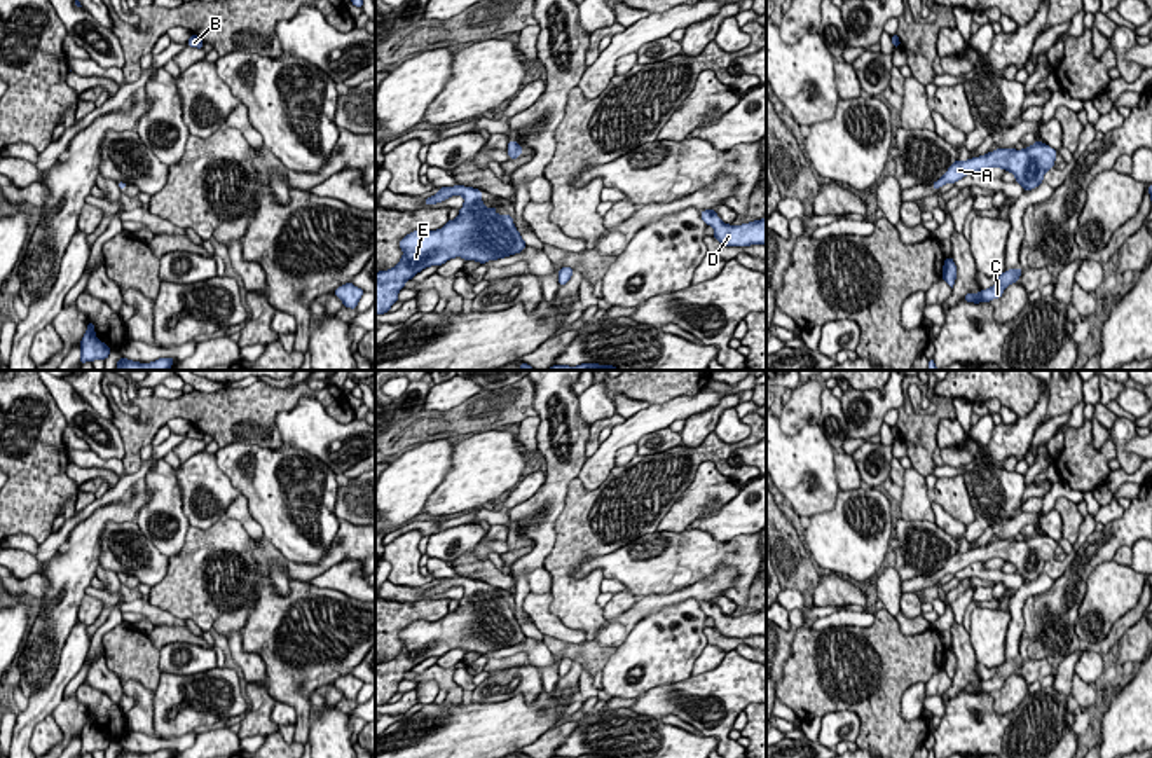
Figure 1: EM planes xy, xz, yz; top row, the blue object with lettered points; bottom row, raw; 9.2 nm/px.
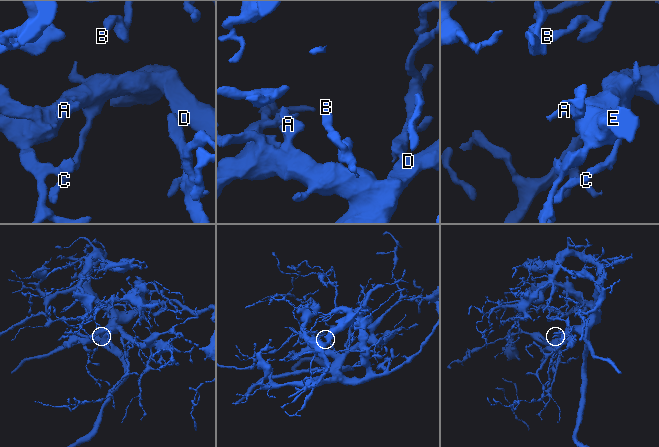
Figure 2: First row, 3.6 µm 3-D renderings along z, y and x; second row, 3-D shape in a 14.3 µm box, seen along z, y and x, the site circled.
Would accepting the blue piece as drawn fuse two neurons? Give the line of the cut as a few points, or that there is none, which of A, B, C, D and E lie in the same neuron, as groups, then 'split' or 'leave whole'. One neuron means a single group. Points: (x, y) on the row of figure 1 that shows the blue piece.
cut none; groups A B C D E; leave whole

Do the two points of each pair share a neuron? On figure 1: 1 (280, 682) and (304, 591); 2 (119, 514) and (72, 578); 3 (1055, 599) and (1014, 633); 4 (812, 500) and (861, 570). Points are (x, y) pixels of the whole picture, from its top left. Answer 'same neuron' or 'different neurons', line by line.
1: same neuron
2: same neuron
3: different neurons
4: different neurons

